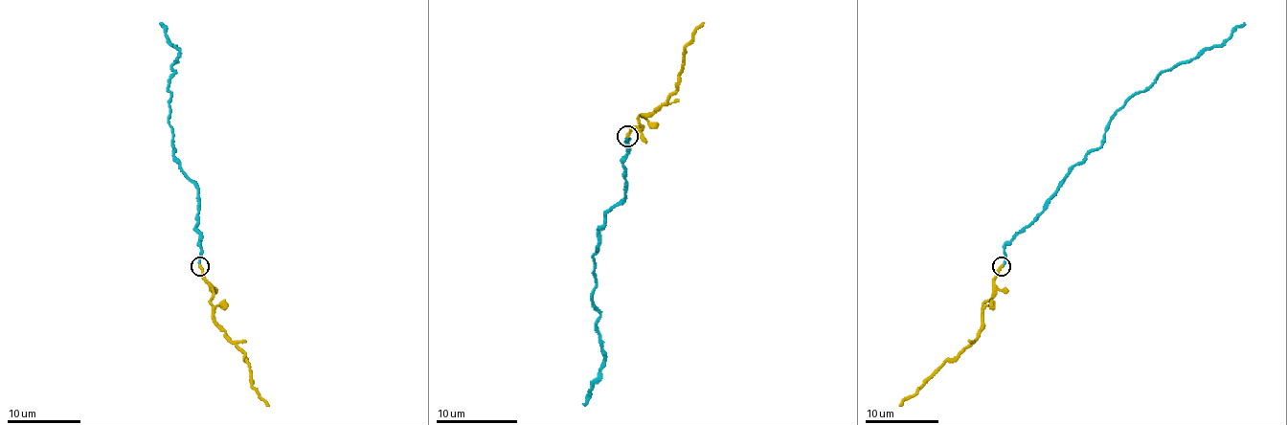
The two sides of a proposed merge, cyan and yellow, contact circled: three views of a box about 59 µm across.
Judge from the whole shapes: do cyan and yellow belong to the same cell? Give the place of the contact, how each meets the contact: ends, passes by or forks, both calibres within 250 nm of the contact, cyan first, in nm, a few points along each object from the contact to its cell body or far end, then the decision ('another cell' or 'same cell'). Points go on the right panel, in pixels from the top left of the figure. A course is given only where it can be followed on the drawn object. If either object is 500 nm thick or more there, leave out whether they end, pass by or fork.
place (1002, 266); cyan ends; yellow ends; calibres 200 and 280 nm; course cyan (1003, 266), (1004, 246), (1044, 210), (1072, 167), (1100, 145), (1112, 117), (1163, 71), (1219, 47), (1243, 23); course yellow (1001, 266), (994, 281), (994, 291), (982, 305), (981, 333), (899, 405); same cell

